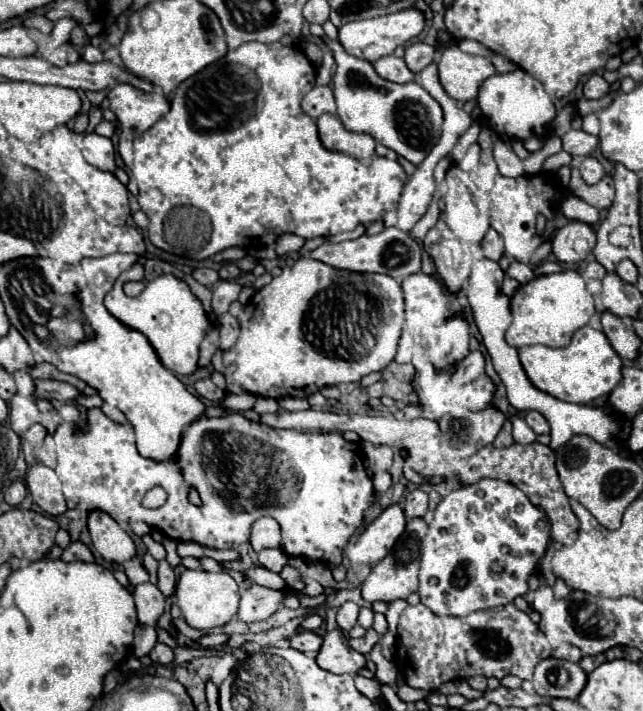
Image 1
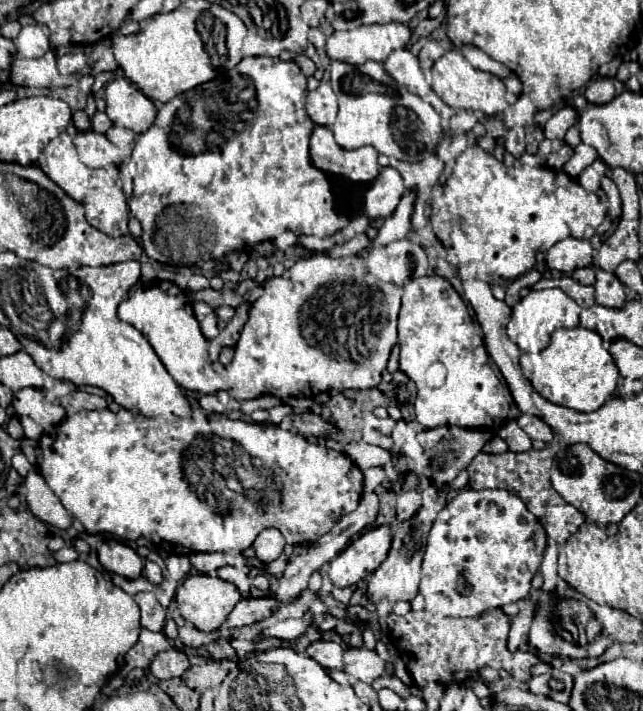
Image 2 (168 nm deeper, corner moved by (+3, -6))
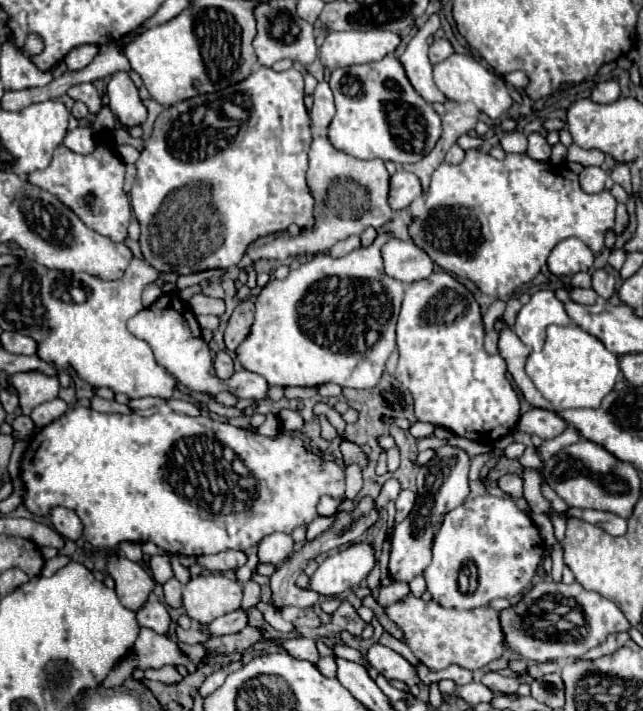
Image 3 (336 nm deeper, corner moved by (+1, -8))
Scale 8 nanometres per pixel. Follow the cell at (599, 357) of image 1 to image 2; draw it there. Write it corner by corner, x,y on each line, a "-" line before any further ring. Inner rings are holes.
582,326
554,330
552,340
544,350
536,354
522,354
520,362
524,376
542,398
578,412
598,410
604,402
608,402
608,398
614,396
620,384
620,374
612,360
608,342
604,342
594,330

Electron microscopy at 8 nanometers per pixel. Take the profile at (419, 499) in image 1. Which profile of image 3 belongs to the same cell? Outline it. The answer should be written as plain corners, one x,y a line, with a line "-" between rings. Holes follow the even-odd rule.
402,490
398,500
396,500
396,522
402,522
410,510
414,508
414,502
416,502
416,494
412,490

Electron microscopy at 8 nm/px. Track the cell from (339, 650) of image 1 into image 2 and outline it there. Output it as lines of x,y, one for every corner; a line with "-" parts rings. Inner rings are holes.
366,646
346,648
346,652
344,652
344,672
354,676
360,682
372,684
374,678
384,674
384,662
380,660
376,650
370,650

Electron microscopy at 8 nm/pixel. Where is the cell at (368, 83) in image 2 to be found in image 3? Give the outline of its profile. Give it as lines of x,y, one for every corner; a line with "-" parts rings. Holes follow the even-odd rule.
394,56
378,62
336,68
330,76
336,100
336,116
328,128
328,138
336,150
356,158
382,158
396,164
418,162
426,156
442,134
440,116
408,82
402,64

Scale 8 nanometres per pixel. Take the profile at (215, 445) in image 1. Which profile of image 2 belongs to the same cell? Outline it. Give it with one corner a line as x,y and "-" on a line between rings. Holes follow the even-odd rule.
104,408
104,410
80,410
68,414
62,422
58,422
52,430
50,436
54,442
46,448
44,442
40,442
42,450
42,460
38,464
38,472
42,474
44,482
50,486
50,490
60,498
62,506
76,518
88,534
112,534
122,540
138,540
146,538
166,554
192,554
192,552
244,552
250,548
254,538
262,528
274,526
282,532
284,540
288,544
300,544
300,542
312,542
316,536
324,534
336,518
340,518
344,512
352,512
358,506
358,500
362,496
362,482
352,482
348,478
350,468
354,466
352,460
344,452
332,452
324,446
312,444
300,434
294,434
290,430
282,430
280,426
272,424
246,424
240,420
230,420
230,418
204,418
204,416
188,416
188,418
176,418
172,422
160,420
160,418
136,418
132,422
120,422
118,416
-
160,424
166,424
172,428
172,436
166,440
158,440
156,428

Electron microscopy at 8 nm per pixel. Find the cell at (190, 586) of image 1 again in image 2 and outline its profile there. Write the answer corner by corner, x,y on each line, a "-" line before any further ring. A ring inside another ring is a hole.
188,574
176,586
176,604
178,604
180,616
202,632
212,632
212,630
220,628
220,624
224,622
224,618
228,616
228,612
234,608
234,604
240,598
242,596
234,584
224,582
212,574

